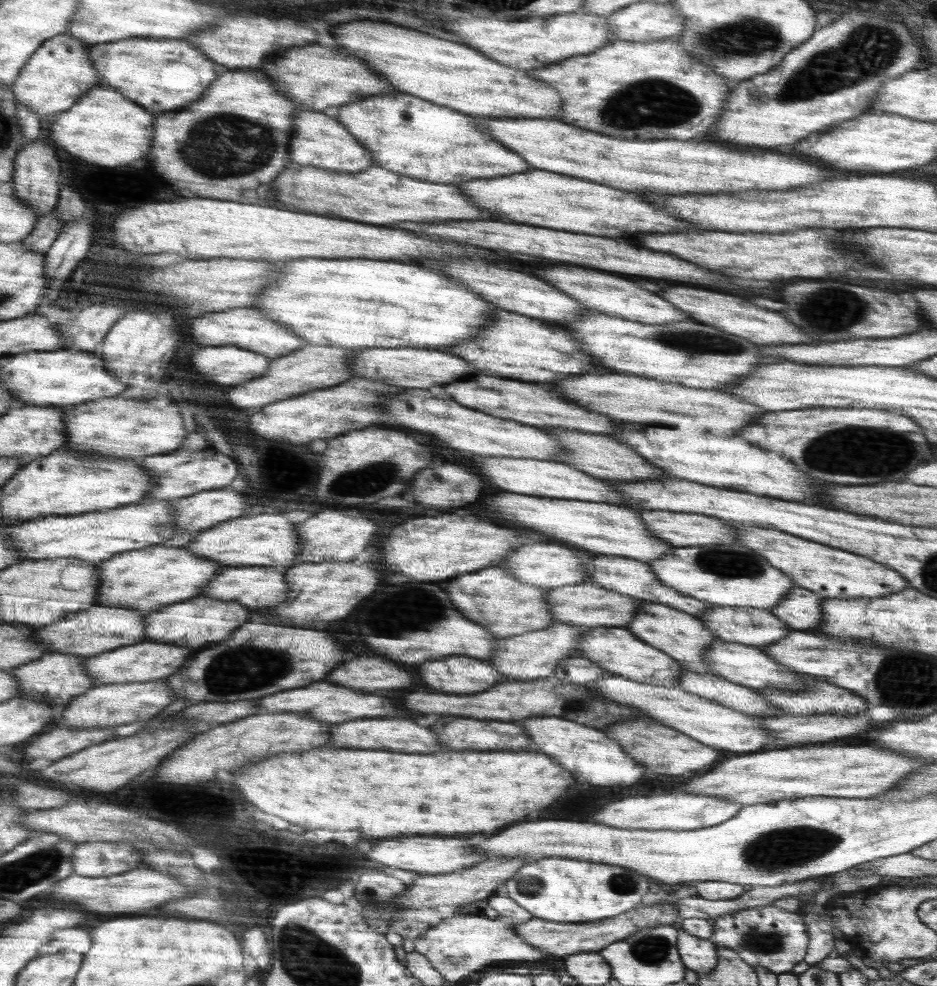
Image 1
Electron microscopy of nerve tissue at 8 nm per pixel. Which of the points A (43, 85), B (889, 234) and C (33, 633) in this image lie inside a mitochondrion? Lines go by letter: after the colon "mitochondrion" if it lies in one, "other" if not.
A: other
B: other
C: other

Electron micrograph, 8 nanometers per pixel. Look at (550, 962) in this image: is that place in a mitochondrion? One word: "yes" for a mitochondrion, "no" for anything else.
no

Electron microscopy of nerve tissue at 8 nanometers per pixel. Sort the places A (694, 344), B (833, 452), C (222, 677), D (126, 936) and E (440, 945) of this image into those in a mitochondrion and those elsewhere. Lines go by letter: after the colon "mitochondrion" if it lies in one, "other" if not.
A: mitochondrion
B: mitochondrion
C: mitochondrion
D: other
E: other

